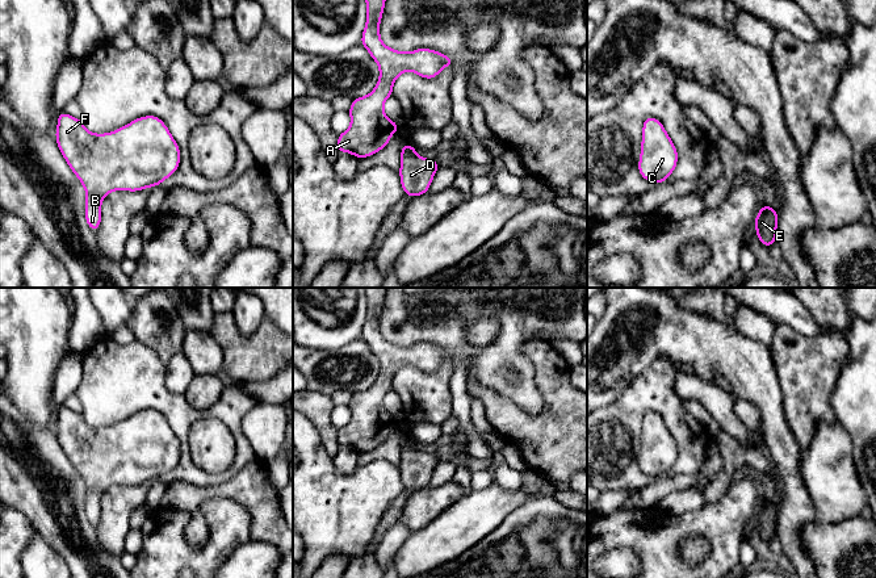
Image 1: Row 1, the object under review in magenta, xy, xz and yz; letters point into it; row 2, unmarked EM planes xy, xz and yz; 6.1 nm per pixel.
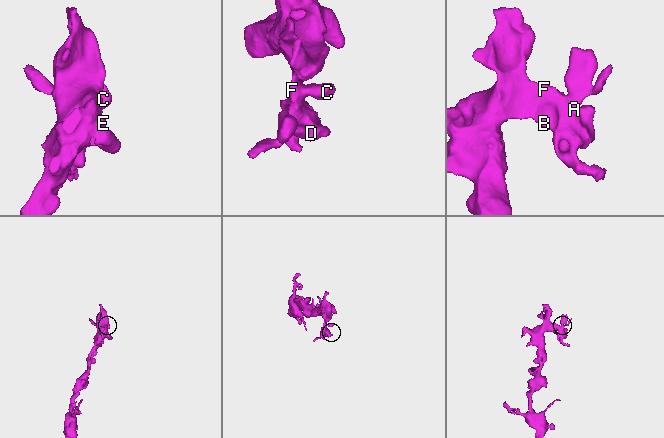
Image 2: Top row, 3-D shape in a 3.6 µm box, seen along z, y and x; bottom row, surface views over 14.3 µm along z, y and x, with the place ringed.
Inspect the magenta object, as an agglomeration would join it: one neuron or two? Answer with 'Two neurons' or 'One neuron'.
One neuron

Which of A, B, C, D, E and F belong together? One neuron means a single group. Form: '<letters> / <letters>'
A B C D E F

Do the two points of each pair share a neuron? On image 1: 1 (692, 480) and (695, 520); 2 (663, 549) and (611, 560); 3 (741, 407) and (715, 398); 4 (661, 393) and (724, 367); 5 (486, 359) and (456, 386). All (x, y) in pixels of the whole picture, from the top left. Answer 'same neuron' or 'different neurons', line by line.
1: different neurons
2: different neurons
3: different neurons
4: different neurons
5: different neurons

